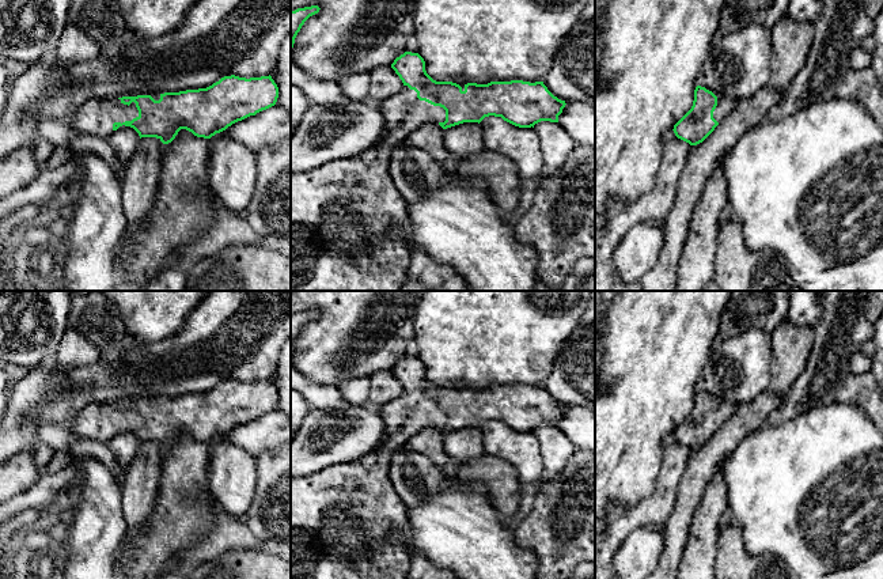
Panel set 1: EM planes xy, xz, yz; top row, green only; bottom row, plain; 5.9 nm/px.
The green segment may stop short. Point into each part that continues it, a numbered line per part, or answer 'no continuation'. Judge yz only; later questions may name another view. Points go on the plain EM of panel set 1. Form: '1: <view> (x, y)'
1: yz (726, 409)

